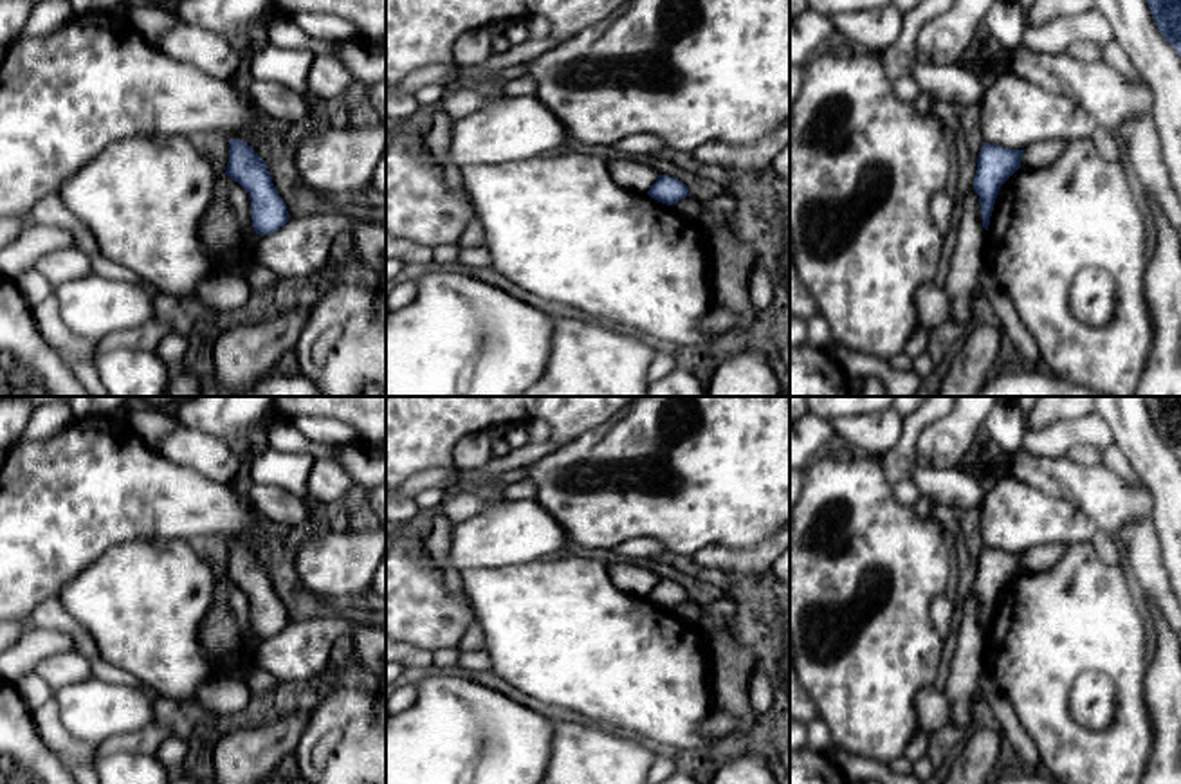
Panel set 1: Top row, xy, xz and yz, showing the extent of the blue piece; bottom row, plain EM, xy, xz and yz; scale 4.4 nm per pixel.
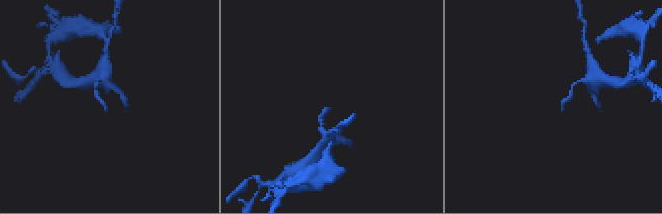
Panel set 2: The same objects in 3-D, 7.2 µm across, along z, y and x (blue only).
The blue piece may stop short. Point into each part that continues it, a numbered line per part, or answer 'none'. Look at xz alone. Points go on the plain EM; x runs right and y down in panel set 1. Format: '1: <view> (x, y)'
none

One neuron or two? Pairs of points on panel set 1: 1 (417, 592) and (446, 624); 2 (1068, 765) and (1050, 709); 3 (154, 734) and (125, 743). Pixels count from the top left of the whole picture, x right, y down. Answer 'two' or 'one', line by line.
1: one
2: one
3: one

